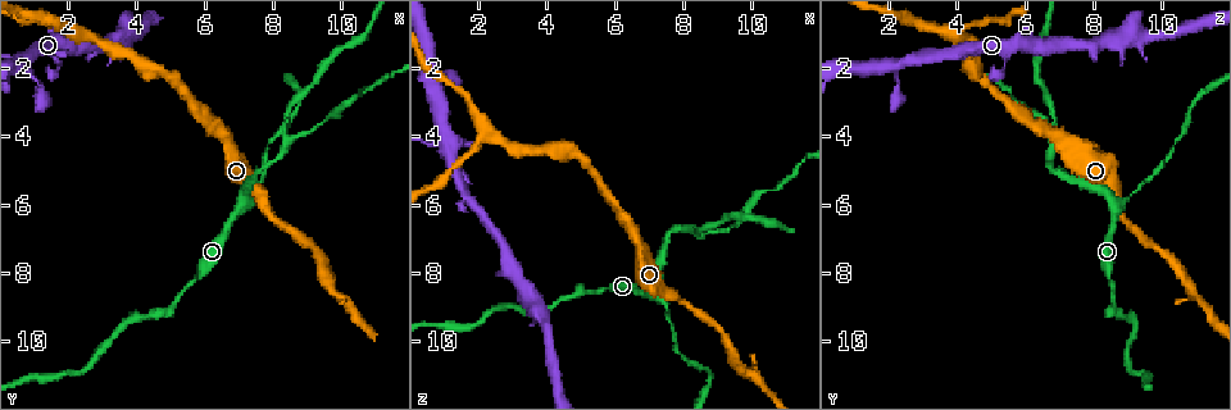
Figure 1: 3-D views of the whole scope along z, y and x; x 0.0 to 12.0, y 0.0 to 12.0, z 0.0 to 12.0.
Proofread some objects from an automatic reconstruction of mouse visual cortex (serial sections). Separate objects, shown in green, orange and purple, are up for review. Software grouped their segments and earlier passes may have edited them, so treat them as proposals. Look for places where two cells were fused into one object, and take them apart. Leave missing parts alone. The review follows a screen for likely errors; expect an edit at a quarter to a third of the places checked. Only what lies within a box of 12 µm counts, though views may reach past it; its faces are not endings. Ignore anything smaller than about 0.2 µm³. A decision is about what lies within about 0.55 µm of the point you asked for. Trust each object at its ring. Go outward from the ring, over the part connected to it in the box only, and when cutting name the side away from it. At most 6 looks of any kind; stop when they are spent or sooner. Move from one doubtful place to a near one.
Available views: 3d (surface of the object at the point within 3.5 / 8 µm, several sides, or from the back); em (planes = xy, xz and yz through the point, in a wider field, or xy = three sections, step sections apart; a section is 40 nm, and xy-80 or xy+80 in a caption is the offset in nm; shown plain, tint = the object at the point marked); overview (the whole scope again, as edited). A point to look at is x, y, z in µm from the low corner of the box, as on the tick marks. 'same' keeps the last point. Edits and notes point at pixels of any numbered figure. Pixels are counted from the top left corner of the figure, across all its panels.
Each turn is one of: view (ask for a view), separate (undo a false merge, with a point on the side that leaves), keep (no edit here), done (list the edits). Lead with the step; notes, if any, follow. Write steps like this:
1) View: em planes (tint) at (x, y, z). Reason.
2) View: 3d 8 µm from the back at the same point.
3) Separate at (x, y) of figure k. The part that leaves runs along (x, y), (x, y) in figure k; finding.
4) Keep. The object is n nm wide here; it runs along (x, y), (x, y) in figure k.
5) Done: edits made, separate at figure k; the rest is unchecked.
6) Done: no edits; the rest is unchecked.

View: 3d 3.5 µm at (7.2, 5.9, 8.5). Branch point.

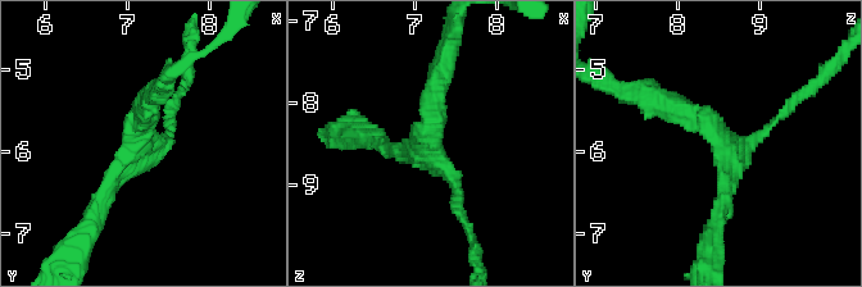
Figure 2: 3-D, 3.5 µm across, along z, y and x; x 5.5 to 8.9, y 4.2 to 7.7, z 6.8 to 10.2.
View: em planes (tint) at (7.10, 5.95, 8.55). 3 arms meet here; the arms are 100, 200, 300 nm wide.

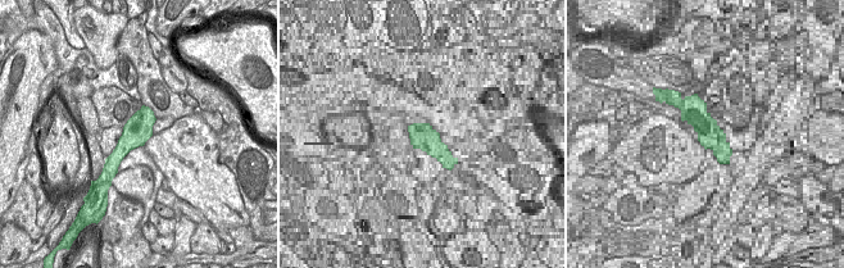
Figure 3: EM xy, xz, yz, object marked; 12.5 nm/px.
View: em xy step 1 (tint) at the same point.

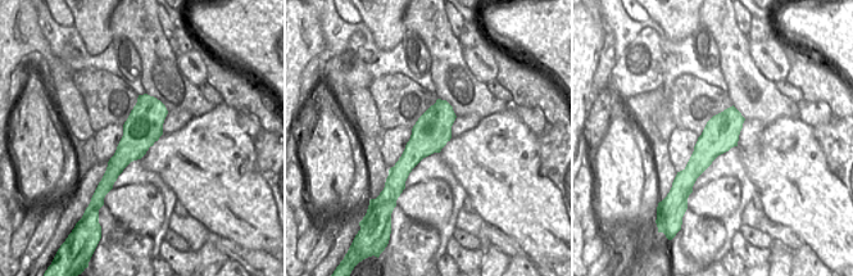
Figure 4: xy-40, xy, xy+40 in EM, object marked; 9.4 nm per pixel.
Keep. It runs along (718, 217), (725, 145), (658, 98) in figure 2; continuous, no second cell.

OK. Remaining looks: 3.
View: 3d 8 µm from the back at (8.3, 4.2, 6.8). Side arm on a straight run.

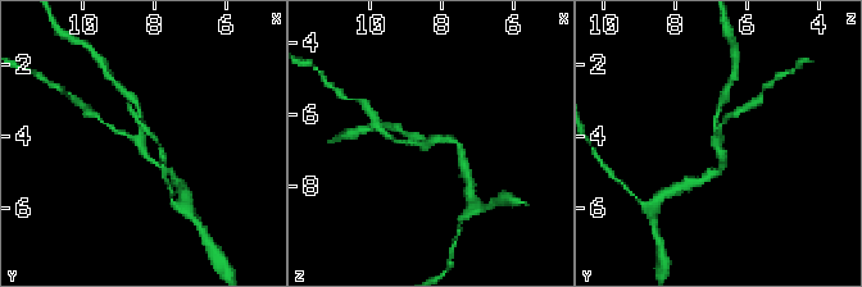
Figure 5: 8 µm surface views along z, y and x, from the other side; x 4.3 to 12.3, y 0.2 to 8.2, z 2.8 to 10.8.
View: em planes (tint) at (8.3, 4.1, 6.9). 3 arms meet here; the arms are 150, 150, 200 nm wide; now the EM.

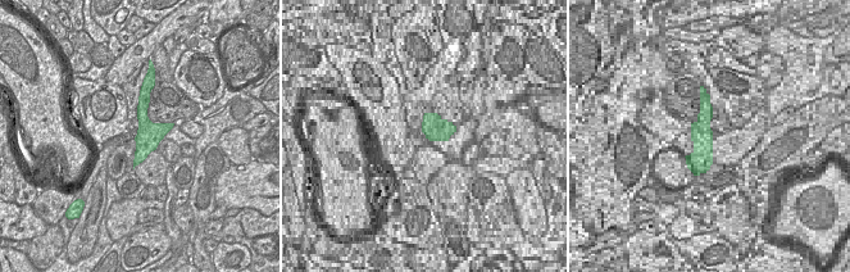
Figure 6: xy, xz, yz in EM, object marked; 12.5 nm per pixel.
Keep. It runs along (164, 169), (144, 154), (137, 106) in figure 5; one cell here.

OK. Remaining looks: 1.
Done: no edits; the rest is unchecked.

